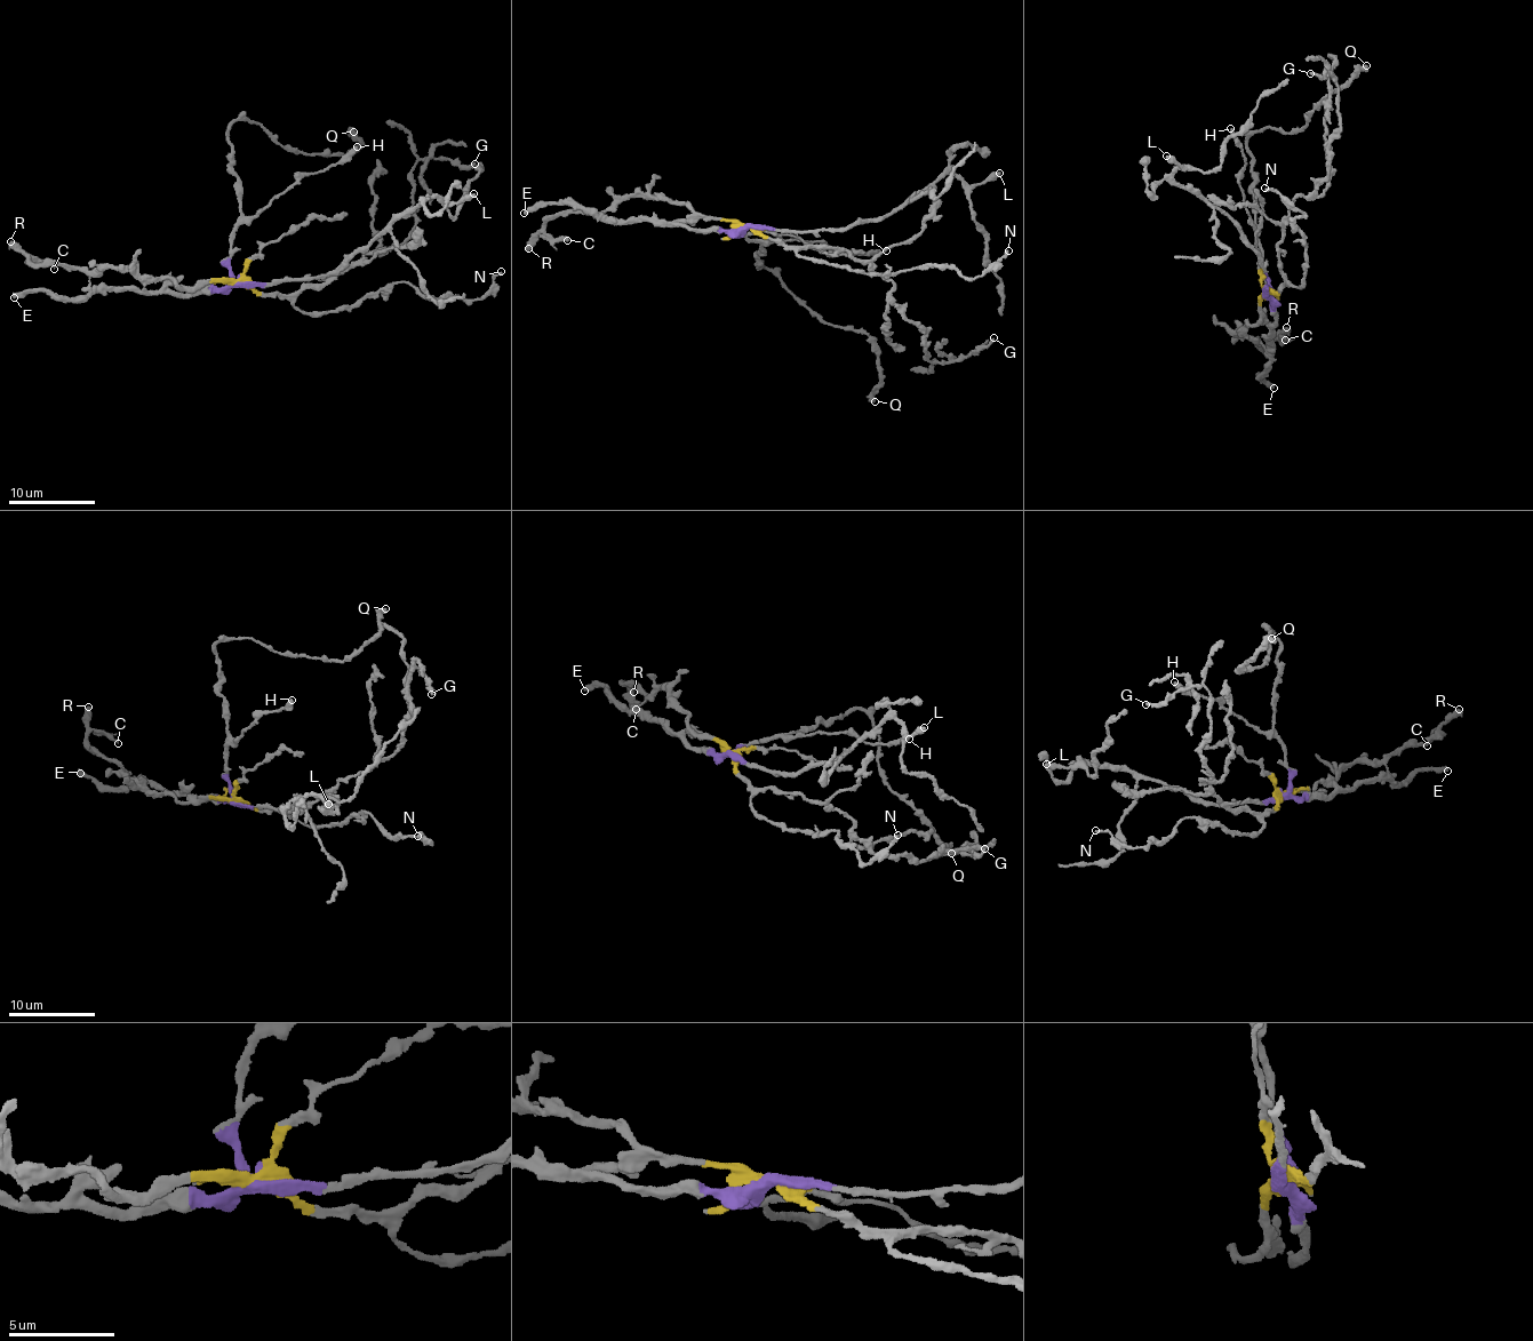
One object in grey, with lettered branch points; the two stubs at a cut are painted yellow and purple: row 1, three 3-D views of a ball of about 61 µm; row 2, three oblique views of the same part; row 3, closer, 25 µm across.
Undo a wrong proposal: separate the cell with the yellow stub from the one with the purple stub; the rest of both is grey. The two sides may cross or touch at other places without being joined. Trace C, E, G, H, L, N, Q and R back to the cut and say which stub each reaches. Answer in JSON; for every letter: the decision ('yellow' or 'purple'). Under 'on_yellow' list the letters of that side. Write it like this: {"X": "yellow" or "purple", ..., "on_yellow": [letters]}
{"C": "yellow", "E": "purple", "G": "yellow", "H": "purple", "L": "purple", "N": "yellow", "Q": "purple", "R": "yellow", "on_yellow": ["C", "G", "N", "R"]}

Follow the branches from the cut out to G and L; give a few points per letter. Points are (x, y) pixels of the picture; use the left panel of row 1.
G: (237, 284), (264, 294), (325, 286), (366, 254), (401, 244), (415, 226), (412, 169), (420, 159), (474, 162)
L: (237, 284), (337, 273), (354, 254), (367, 250), (396, 221), (426, 199), (460, 202), (473, 193)

